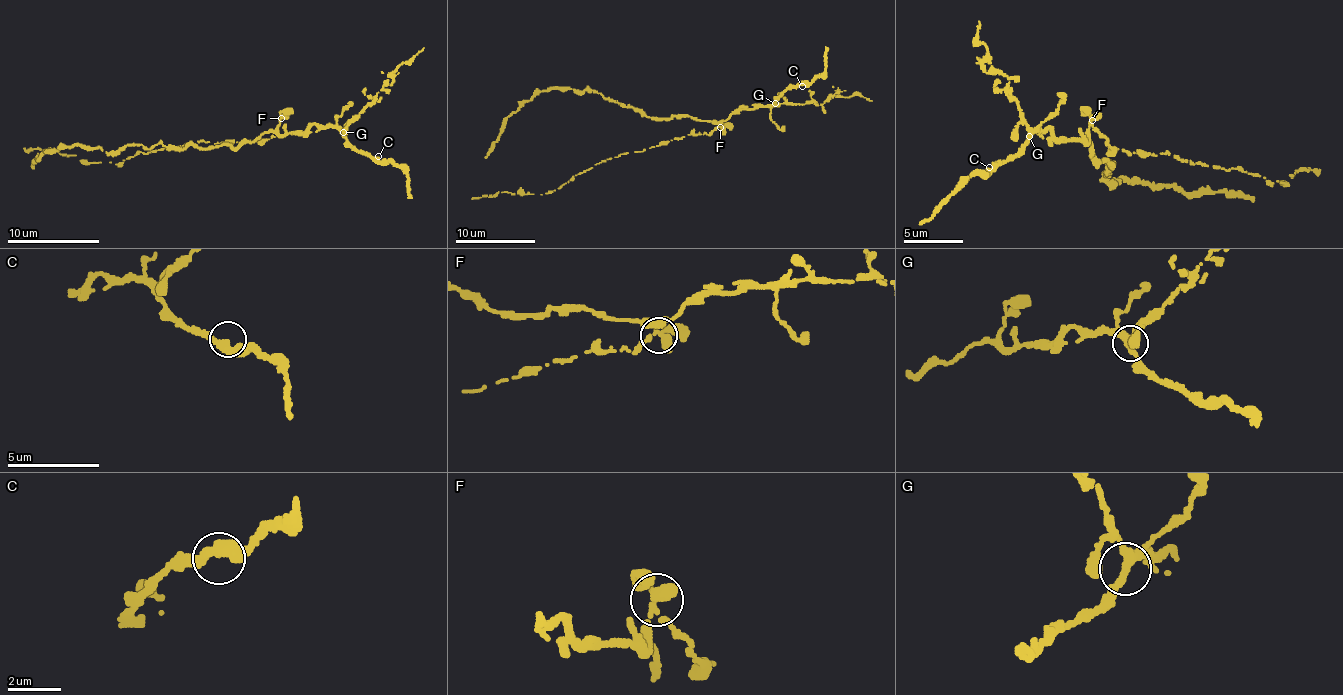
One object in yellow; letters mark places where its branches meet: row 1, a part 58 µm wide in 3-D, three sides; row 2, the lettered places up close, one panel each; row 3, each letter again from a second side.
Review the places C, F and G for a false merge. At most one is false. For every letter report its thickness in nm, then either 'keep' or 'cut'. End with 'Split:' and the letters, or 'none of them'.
C: 360 nm | keep
F: 300 nm | cut
G: 320 nm | keep
Split: F

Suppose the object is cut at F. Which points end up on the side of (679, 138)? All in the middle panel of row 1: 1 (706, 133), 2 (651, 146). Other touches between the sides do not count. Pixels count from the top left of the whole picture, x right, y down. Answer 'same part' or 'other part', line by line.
1: same part
2: same part

